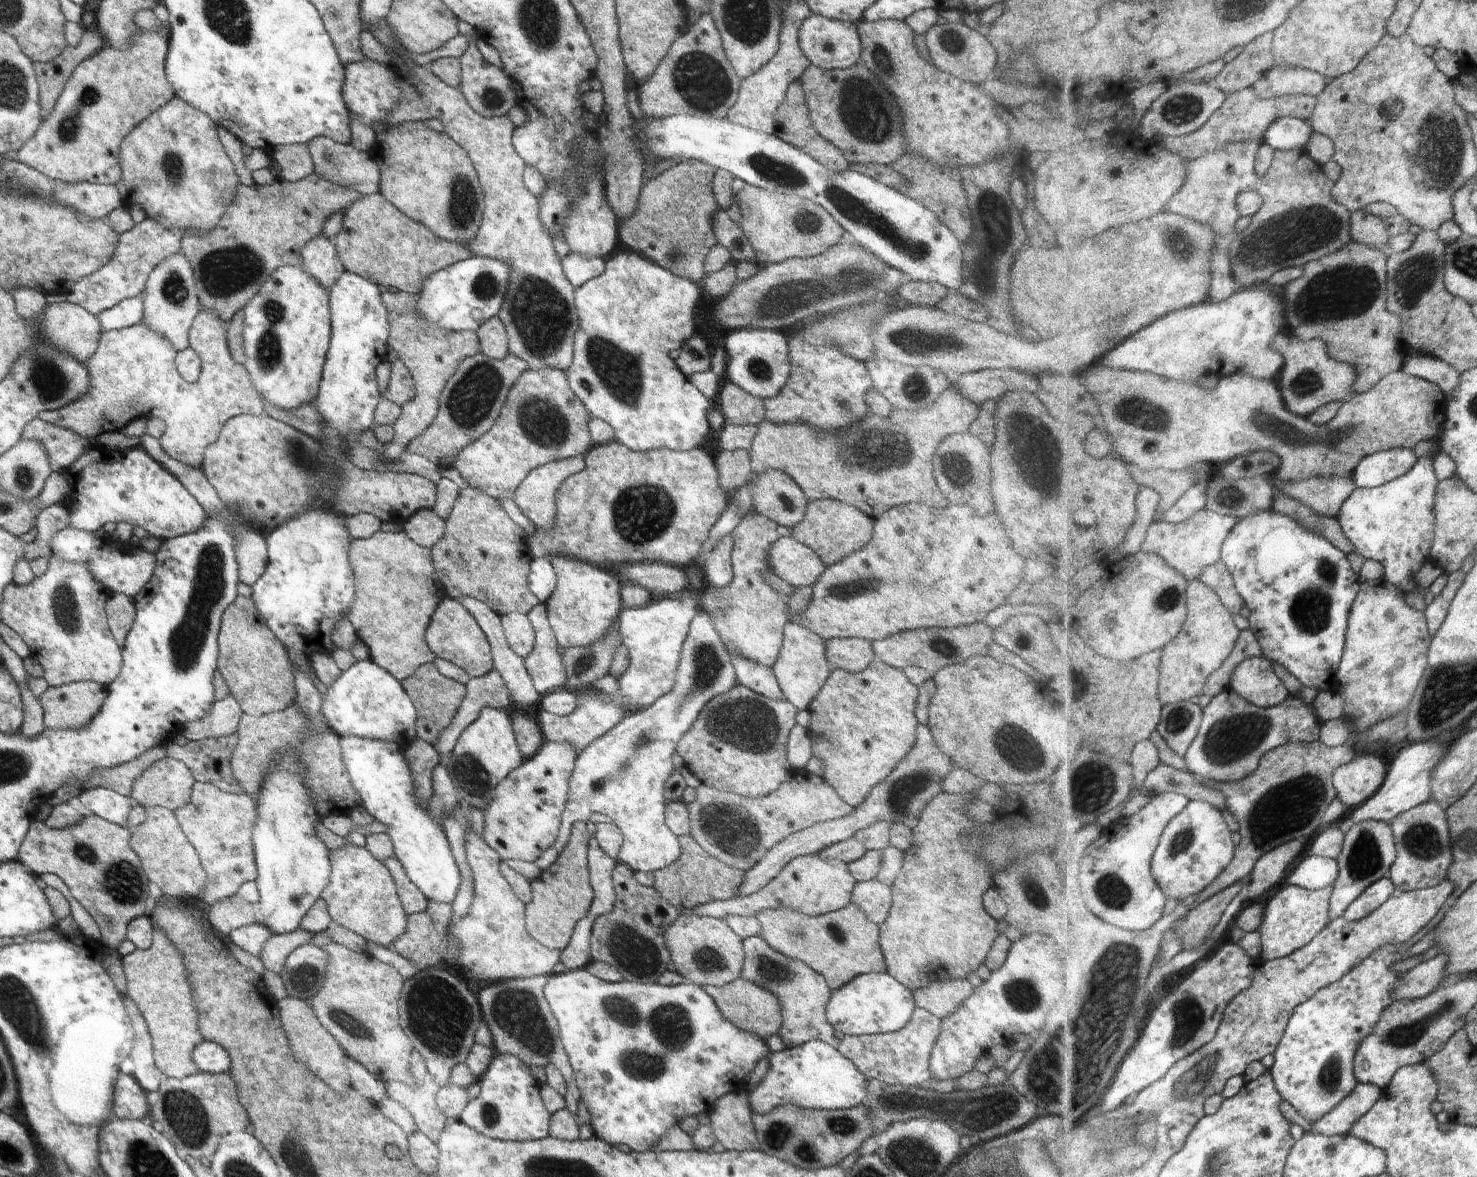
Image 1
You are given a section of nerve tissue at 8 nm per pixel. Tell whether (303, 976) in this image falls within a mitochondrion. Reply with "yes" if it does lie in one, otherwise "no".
yes

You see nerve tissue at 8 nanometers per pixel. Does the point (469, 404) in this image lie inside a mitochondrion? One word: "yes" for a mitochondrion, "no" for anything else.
yes

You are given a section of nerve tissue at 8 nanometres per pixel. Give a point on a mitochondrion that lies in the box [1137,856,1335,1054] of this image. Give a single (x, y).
(1191, 1016)

